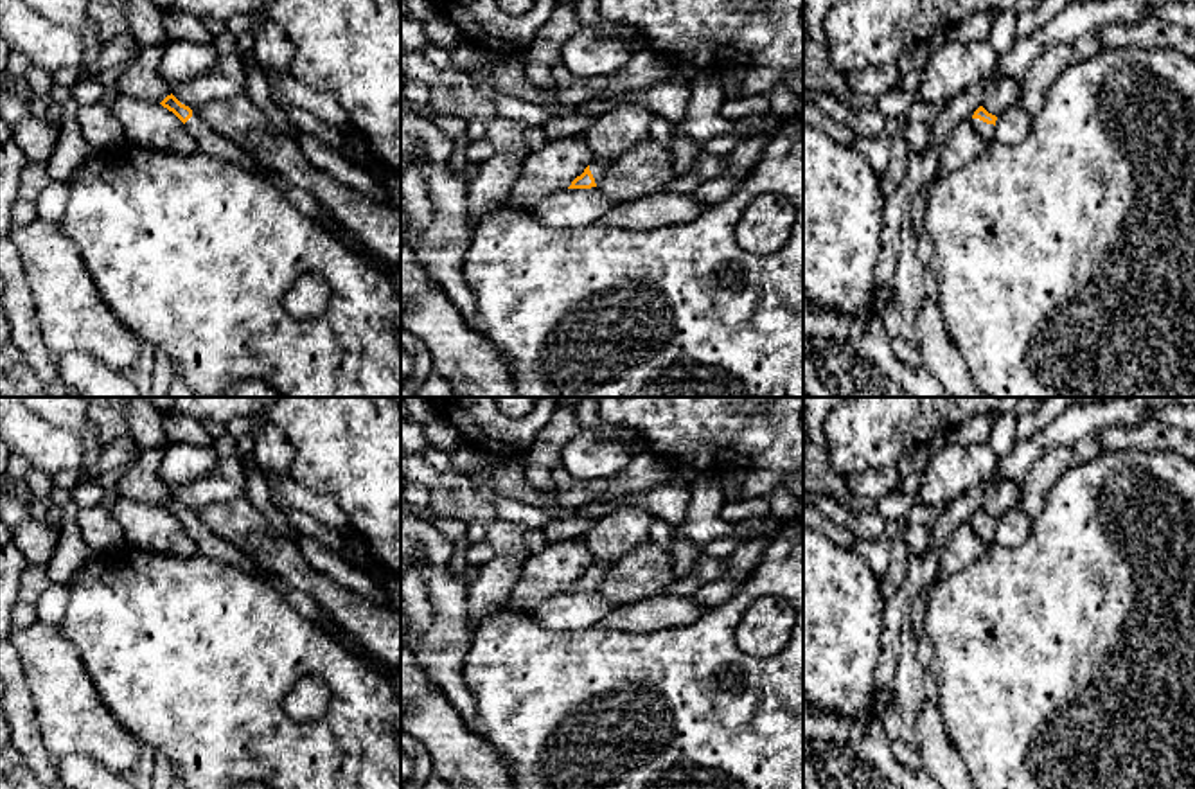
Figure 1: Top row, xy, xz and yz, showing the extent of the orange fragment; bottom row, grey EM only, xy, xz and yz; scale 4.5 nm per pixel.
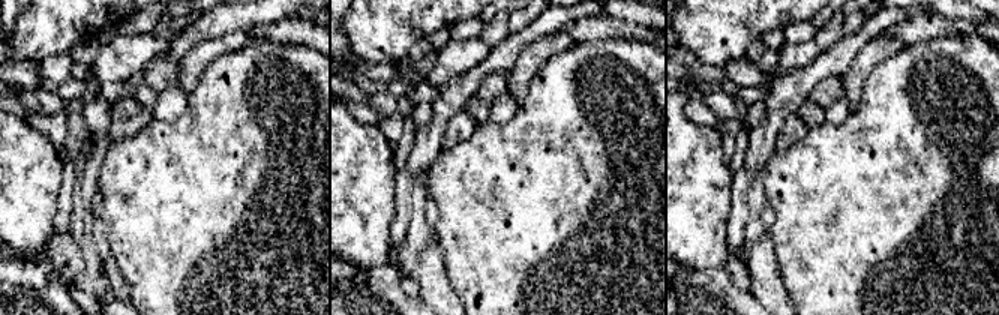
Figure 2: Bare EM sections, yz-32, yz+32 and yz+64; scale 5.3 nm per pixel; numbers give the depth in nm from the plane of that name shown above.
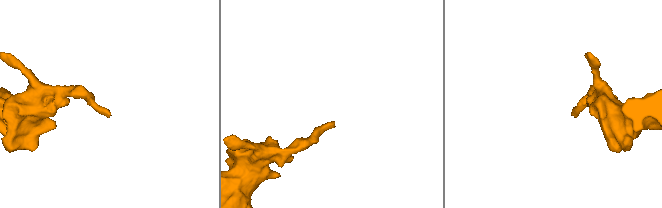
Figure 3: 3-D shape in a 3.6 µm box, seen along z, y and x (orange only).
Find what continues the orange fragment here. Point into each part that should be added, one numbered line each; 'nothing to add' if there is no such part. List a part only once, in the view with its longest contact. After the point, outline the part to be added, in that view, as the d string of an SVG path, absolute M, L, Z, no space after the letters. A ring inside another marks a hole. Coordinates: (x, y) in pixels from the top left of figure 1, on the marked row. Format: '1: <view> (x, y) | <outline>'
1: yz (985, 130) | M972 119L974 129L988 142L994 140L994 124L987 124L979 119Z

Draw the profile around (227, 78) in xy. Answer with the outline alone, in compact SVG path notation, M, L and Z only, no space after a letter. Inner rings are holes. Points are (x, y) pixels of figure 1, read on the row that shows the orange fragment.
M232 52L219 59L201 75L176 86L173 95L192 111L205 104L237 97L246 90L246 70L241 58Z

